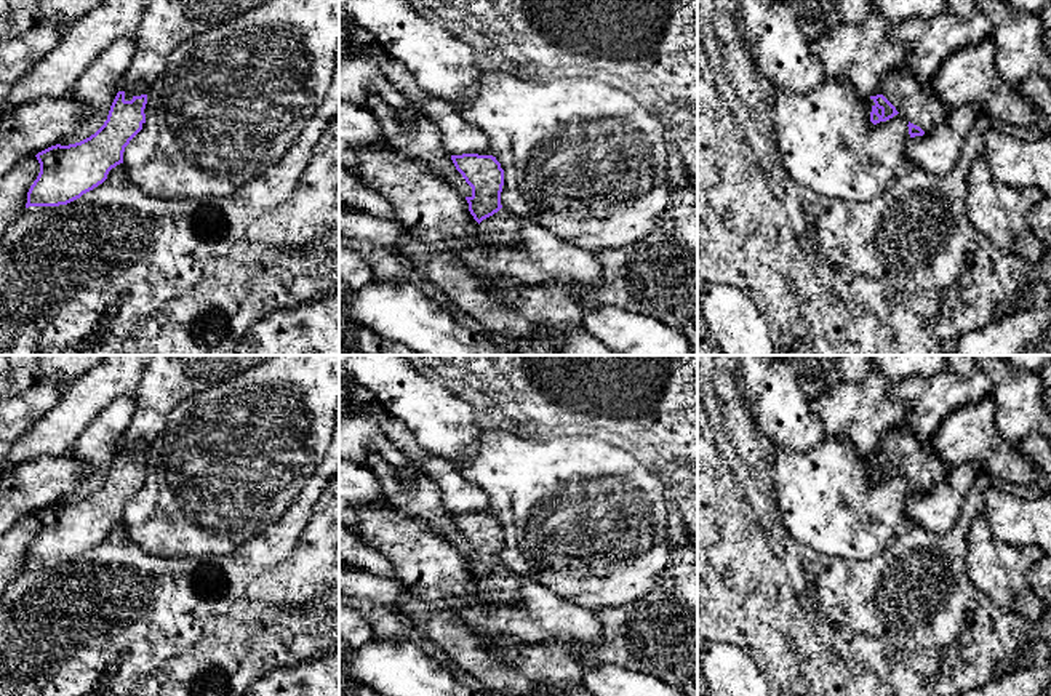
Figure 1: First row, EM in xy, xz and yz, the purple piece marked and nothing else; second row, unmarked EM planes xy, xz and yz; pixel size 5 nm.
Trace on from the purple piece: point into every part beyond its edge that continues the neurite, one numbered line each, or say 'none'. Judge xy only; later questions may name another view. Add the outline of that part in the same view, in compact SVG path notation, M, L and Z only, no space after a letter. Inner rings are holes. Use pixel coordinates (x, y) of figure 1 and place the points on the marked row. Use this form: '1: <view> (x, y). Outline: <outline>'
1: xy (138, 90). Outline: M136 85L133 88L130 88L128 91L125 91L125 101L131 101L134 96L141 96L141 94L147 94L149 88L144 85Z

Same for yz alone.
1: yz (915, 101). Outline: M904 62L880 83L872 96L877 94L883 94L905 120L925 133L934 131L950 115L950 109L936 98L929 83L920 83Z

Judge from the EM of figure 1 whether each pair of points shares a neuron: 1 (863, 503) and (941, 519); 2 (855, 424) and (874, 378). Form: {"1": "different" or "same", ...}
{"1": "different", "2": "same"}

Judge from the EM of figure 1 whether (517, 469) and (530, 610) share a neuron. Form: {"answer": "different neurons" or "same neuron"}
{"answer": "different neurons"}

